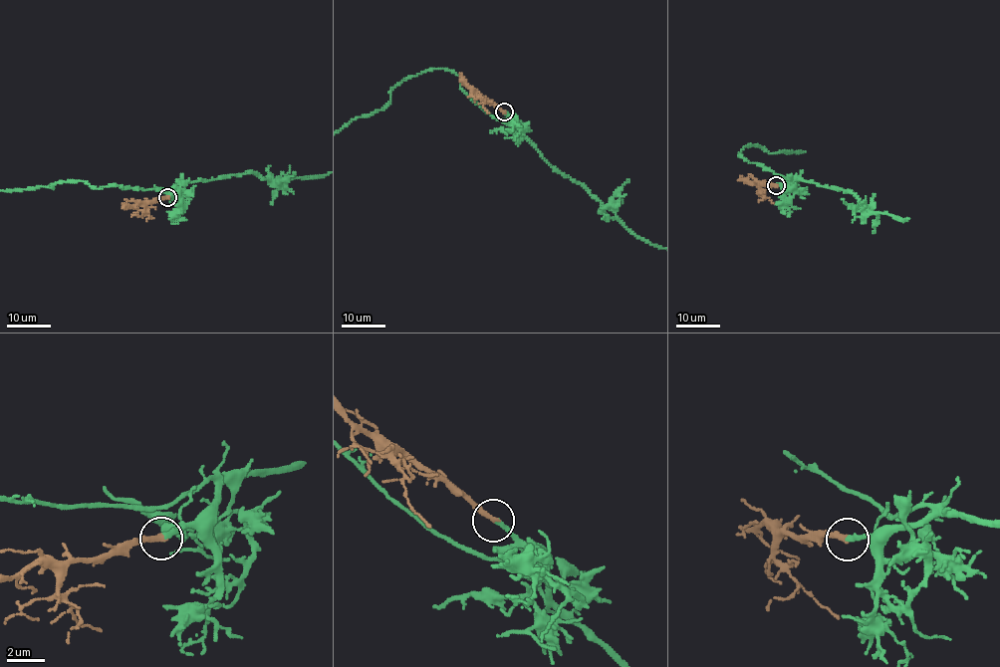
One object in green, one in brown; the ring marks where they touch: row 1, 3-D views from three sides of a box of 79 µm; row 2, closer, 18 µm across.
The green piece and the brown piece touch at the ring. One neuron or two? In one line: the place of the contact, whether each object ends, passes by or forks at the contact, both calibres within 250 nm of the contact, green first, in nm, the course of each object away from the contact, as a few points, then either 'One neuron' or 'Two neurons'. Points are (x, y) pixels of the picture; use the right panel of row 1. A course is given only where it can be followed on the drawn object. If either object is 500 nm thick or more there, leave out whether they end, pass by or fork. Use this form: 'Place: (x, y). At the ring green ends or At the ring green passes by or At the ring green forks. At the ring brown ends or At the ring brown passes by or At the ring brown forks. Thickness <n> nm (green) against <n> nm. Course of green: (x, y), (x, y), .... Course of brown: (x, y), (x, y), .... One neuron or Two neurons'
Place: (776, 185). At the ring green ends. At the ring brown ends. Thickness 280 nm (green) against 320 nm. Course of brown: (776, 185), (738, 179). One neuron

